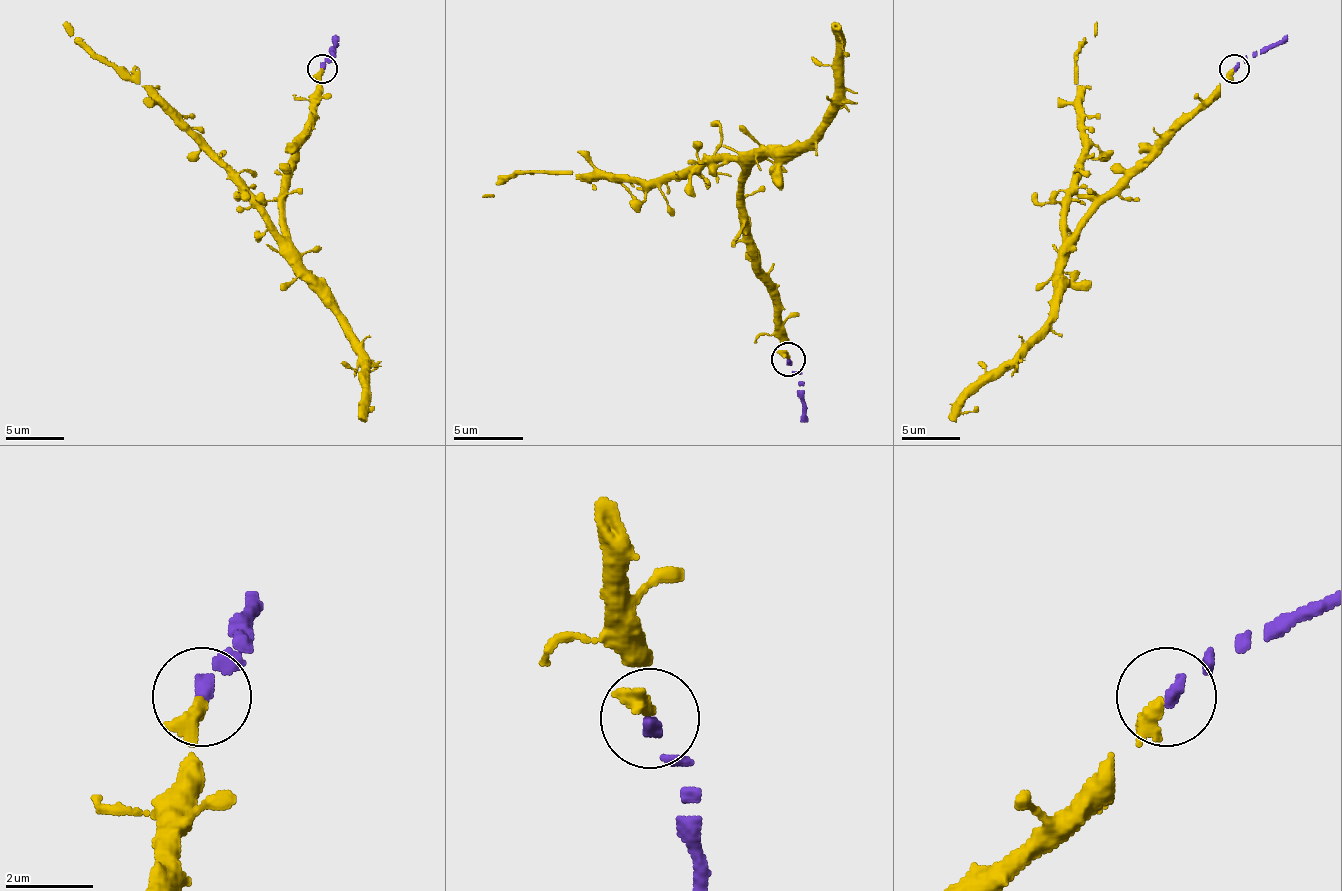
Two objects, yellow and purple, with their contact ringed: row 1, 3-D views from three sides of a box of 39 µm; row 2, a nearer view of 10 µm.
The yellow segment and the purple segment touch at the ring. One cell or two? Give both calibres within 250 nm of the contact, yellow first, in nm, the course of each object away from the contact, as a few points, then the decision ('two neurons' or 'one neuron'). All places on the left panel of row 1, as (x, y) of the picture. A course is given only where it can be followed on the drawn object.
380 nm thick on the yellow side, 260 nm on the other; yellow runs (323, 69), (314, 128), (299, 145), (285, 198), (282, 236), (246, 192), (138, 84), (88, 49), (65, 22); purple runs (323, 69), (331, 57), (334, 34); one neuron

